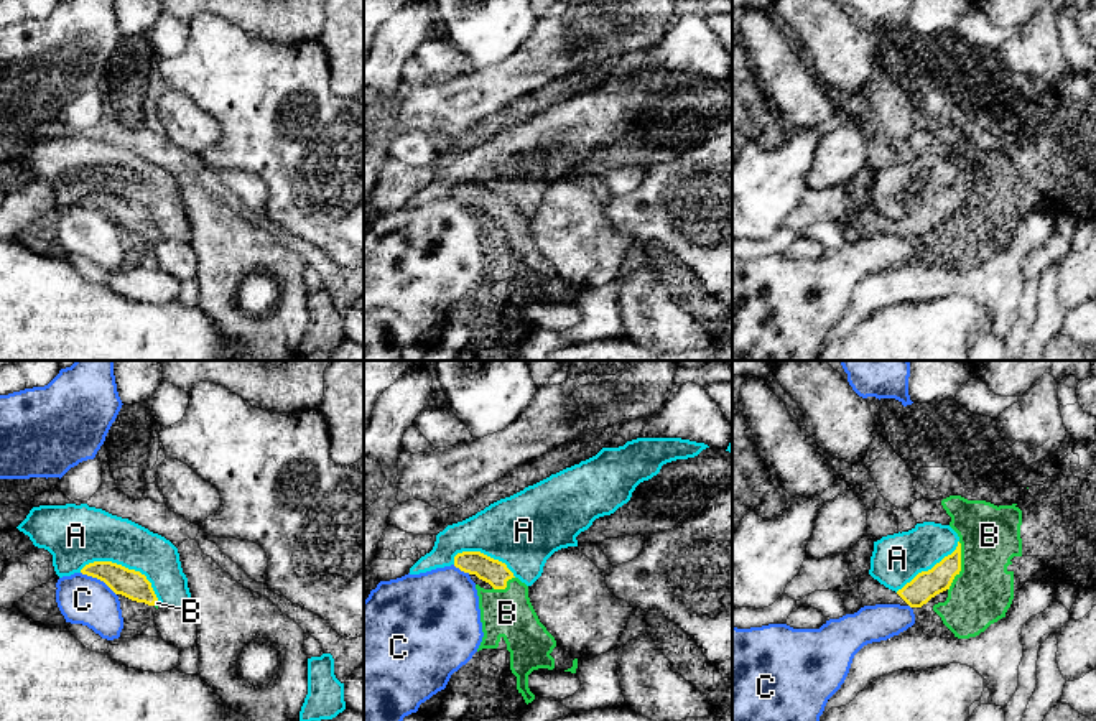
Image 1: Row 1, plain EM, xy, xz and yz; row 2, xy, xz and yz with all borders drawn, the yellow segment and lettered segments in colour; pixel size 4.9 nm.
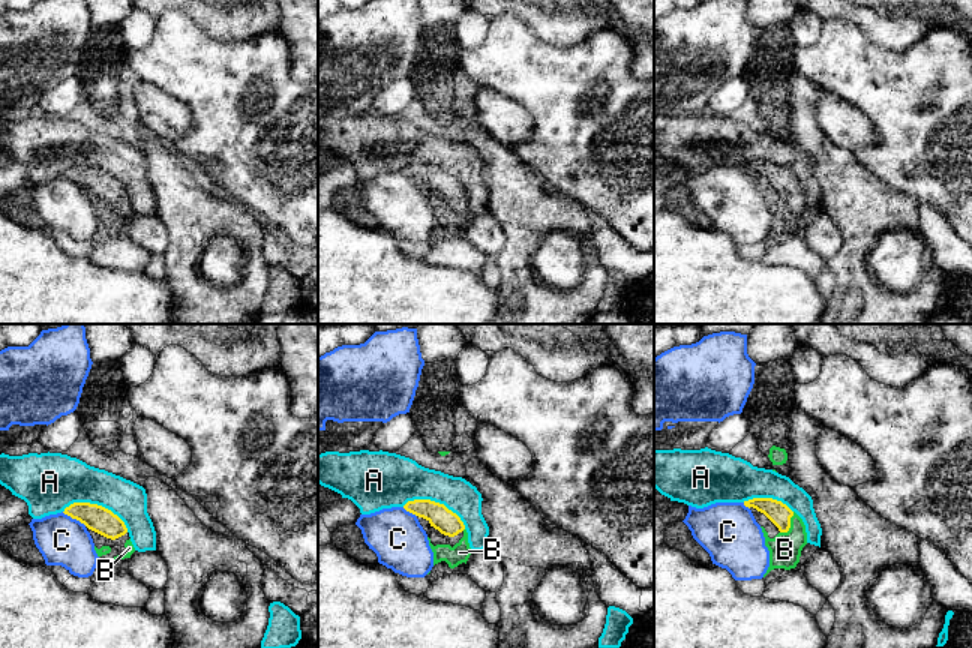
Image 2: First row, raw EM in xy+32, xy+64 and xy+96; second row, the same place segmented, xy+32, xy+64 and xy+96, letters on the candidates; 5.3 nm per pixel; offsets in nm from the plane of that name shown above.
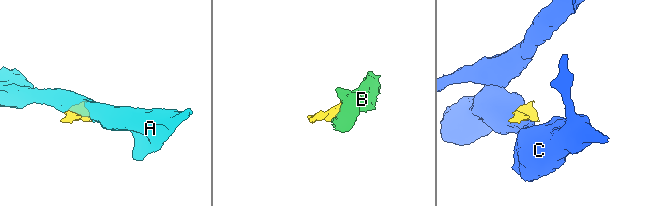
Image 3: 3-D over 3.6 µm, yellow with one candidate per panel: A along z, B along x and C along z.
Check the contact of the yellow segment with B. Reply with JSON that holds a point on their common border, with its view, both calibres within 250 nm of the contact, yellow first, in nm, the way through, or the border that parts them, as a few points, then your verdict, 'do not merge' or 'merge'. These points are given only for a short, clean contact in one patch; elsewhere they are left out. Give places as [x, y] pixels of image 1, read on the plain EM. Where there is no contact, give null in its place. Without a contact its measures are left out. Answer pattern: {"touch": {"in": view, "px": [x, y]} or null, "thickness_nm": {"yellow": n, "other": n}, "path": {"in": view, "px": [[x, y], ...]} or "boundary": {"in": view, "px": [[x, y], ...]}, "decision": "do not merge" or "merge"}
{"touch": {"in": "yz", "px": [960, 198]}, "thickness_nm": {"yellow": 140, "other": 300}, "path": {"in": "yz", "px": [[925, 216], [953, 204], [960, 198], [989, 167]]}, "decision": "merge"}

